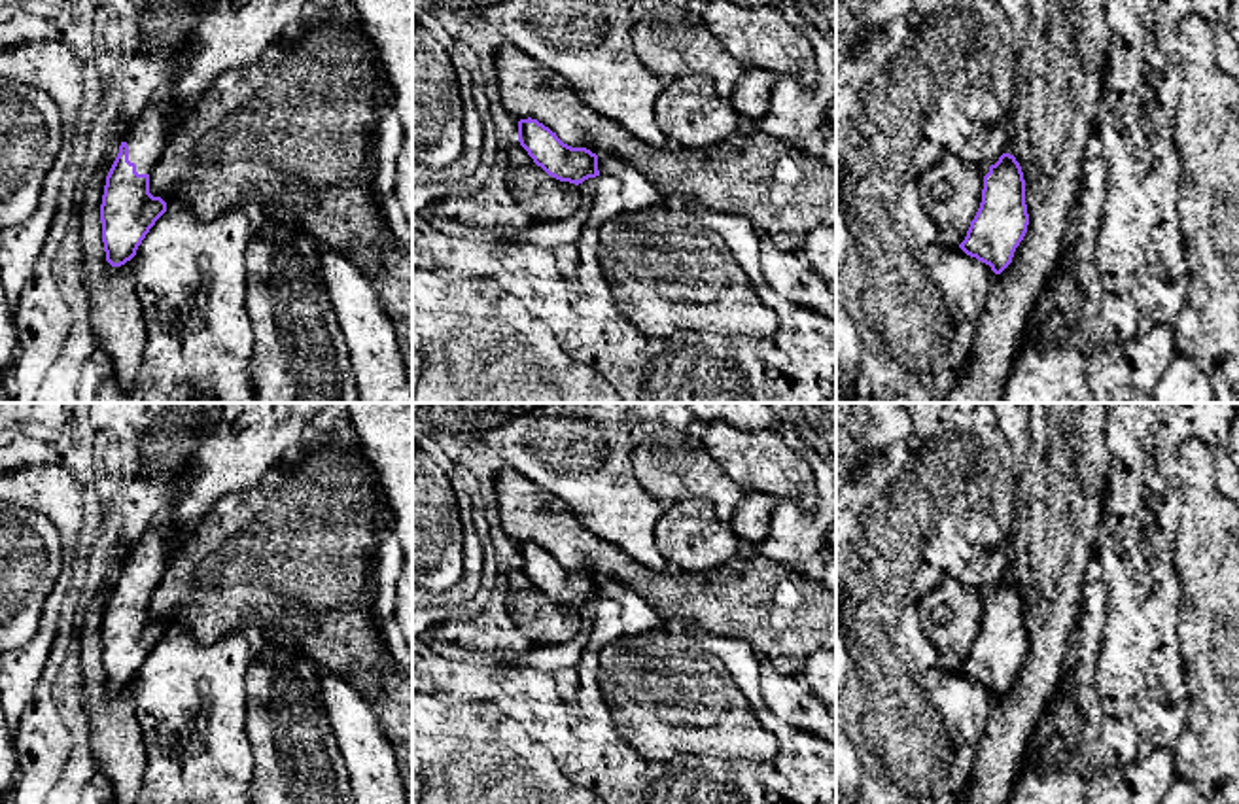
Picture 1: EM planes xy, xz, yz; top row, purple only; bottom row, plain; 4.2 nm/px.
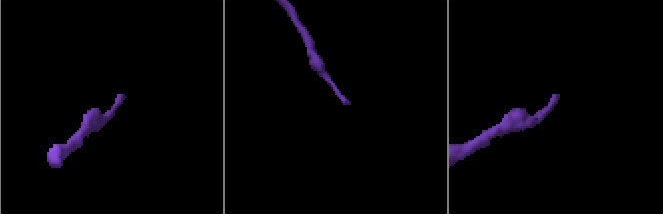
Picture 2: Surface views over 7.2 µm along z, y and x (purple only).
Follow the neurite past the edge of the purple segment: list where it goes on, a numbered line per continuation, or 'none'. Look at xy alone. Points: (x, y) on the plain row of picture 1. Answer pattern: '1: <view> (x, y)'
1: xy (146, 564)

